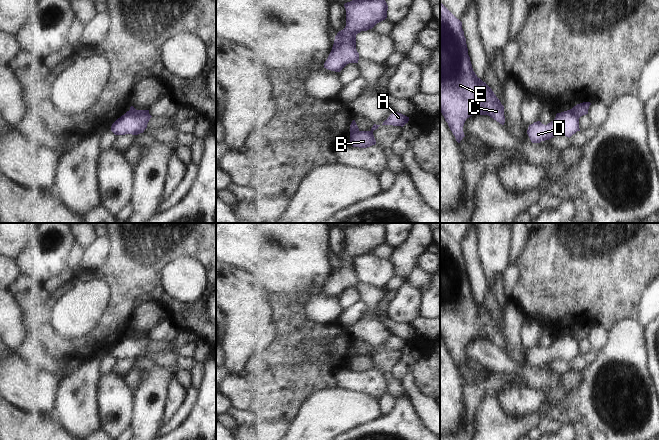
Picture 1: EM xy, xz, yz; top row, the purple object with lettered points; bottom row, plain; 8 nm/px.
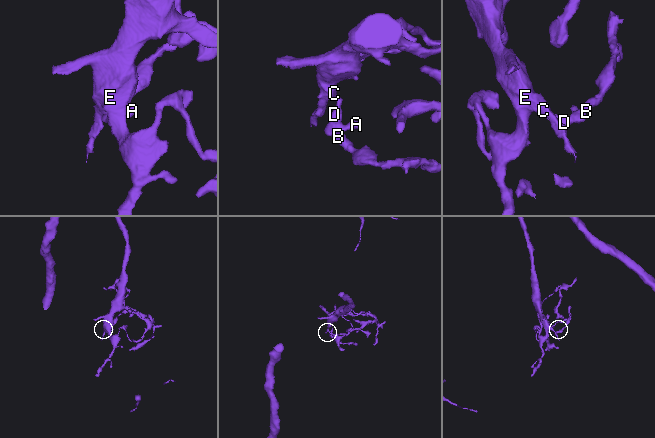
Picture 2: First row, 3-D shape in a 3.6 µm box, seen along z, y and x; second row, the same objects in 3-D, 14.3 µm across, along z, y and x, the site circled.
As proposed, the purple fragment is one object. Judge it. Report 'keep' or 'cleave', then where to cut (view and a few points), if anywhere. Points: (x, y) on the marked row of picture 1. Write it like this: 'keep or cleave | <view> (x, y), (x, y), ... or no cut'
cleave | xy (129, 110), (136, 114), (148, 113)

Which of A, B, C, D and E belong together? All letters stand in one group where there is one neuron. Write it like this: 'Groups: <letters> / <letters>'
Groups: A C D E / B.

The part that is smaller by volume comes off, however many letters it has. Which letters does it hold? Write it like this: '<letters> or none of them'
B

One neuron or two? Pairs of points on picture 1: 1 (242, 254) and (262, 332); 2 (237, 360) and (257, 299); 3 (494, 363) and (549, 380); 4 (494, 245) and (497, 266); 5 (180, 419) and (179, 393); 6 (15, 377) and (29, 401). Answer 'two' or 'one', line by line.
1: two
2: one
3: one
4: one
5: two
6: one

